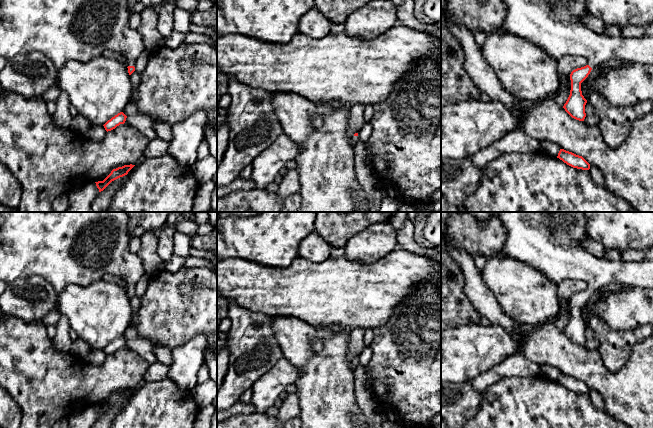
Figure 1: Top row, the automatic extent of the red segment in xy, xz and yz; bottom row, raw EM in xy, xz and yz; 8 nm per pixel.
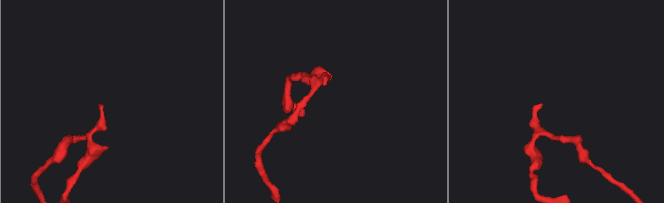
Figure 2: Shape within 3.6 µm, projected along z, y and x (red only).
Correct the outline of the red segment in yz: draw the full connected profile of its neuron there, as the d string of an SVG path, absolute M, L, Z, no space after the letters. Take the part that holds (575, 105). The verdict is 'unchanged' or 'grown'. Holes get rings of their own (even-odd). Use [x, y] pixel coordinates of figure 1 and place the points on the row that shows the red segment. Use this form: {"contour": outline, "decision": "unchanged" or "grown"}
{"contour": "M502 0L507 9L507 14L501 24L505 33L524 38L529 43L539 47L554 60L558 61L565 55L582 56L588 60L584 67L573 70L570 74L570 95L564 104L565 111L574 119L584 121L586 117L585 105L587 100L582 95L581 83L588 77L591 70L597 65L611 59L622 59L632 63L653 64L653 37L625 38L622 36L600 35L582 21L581 17L588 14L587 0Z", "decision": "grown"}

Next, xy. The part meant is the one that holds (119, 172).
{"contour": "M130 164L113 169L103 181L95 182L99 192L103 191L112 181L127 175L134 166L135 165Z", "decision": "unchanged"}

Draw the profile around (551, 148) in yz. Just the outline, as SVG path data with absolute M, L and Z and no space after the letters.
M544 140L541 142L540 150L550 156L557 157L560 149L560 146L553 141Z

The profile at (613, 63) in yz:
M611 59L607 62L601 63L597 65L596 67L592 68L590 74L588 77L581 83L581 90L584 90L586 88L586 85L594 80L597 76L597 74L605 67L611 67L611 68L617 68L617 67L623 67L625 65L630 65L632 62L622 60L622 59Z

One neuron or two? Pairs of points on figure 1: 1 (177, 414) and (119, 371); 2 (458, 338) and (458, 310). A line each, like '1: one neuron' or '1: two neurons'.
1: two neurons
2: two neurons

